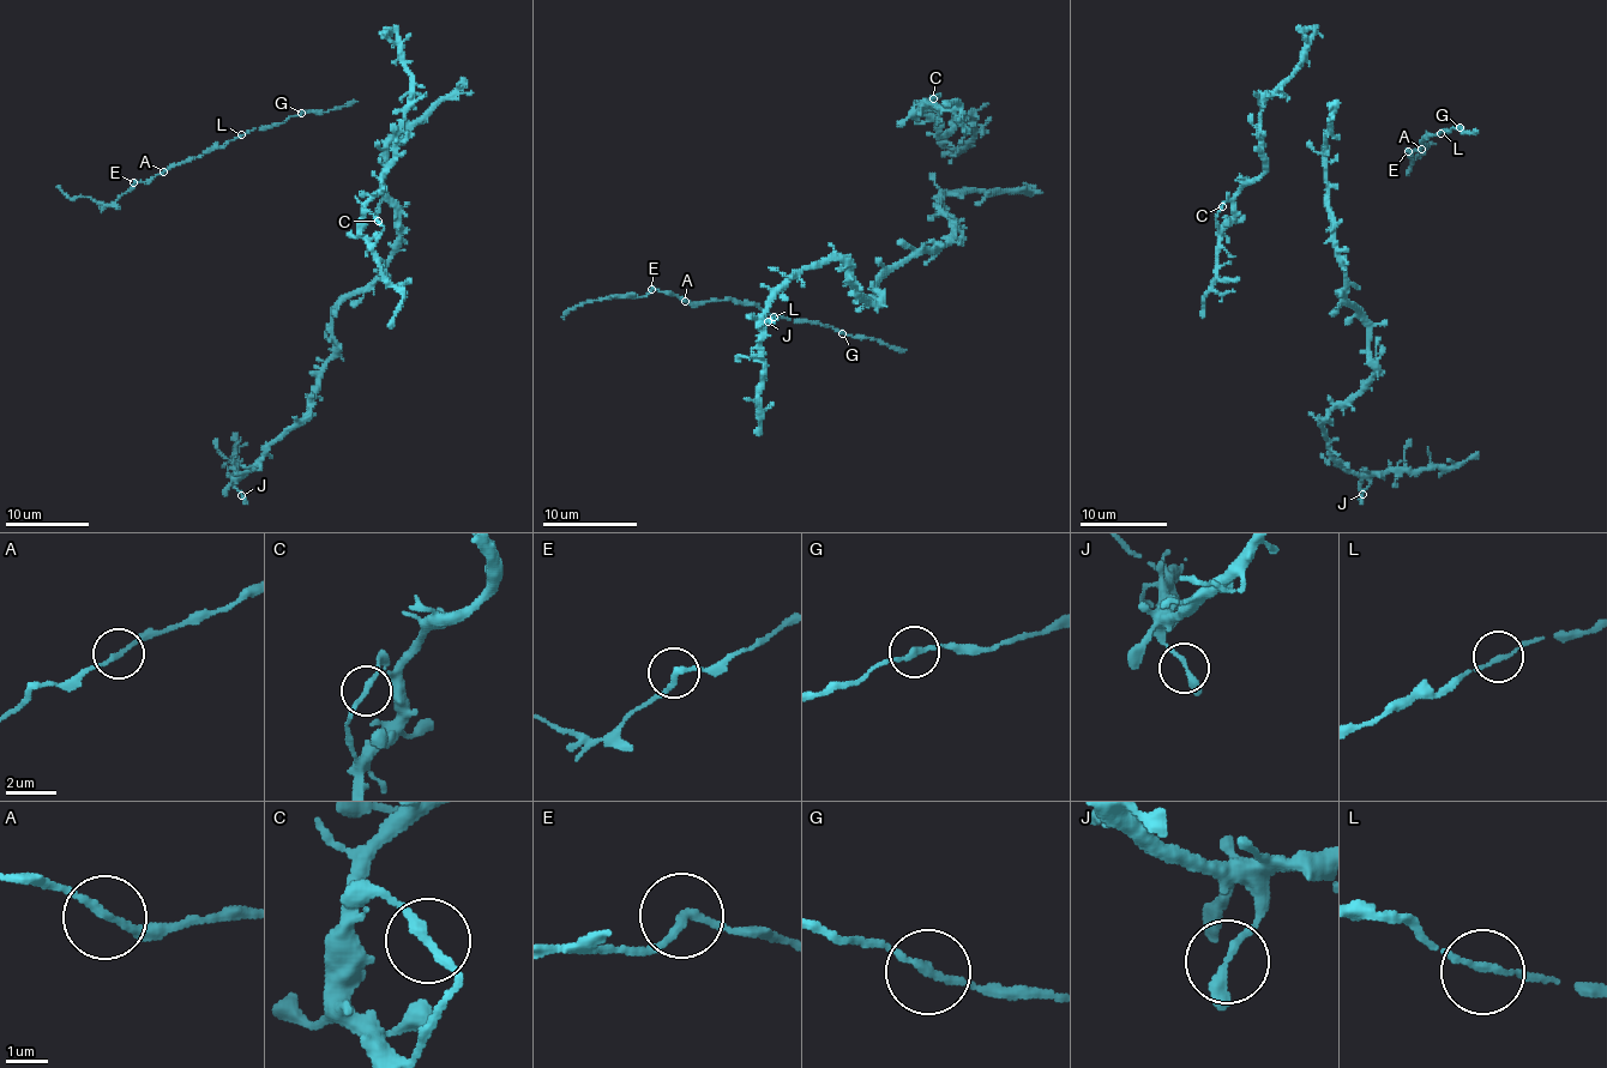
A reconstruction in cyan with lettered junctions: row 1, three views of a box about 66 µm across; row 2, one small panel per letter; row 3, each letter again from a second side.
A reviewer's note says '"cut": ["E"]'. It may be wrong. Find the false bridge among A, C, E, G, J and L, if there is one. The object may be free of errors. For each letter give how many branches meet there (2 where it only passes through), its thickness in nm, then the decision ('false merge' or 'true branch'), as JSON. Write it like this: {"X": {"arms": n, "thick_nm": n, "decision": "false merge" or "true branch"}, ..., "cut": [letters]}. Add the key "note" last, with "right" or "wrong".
{"A": {"arms": 2, "thick_nm": 160, "decision": "true branch"}, "C": {"arms": 2, "thick_nm": 200, "decision": "true branch"}, "E": {"arms": 2, "thick_nm": 180, "decision": "false merge"}, "G": {"arms": 2, "thick_nm": 200, "decision": "true branch"}, "J": {"arms": 2, "thick_nm": 240, "decision": "true branch"}, "L": {"arms": 2, "thick_nm": 160, "decision": "true branch"}, "cut": ["E"], "note": "right"}

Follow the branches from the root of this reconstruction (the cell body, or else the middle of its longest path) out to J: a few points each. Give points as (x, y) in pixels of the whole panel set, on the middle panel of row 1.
J: (945, 211), (946, 245), (890, 267), (877, 302), (850, 265), (829, 260), (793, 276), (760, 326), (768, 321)

